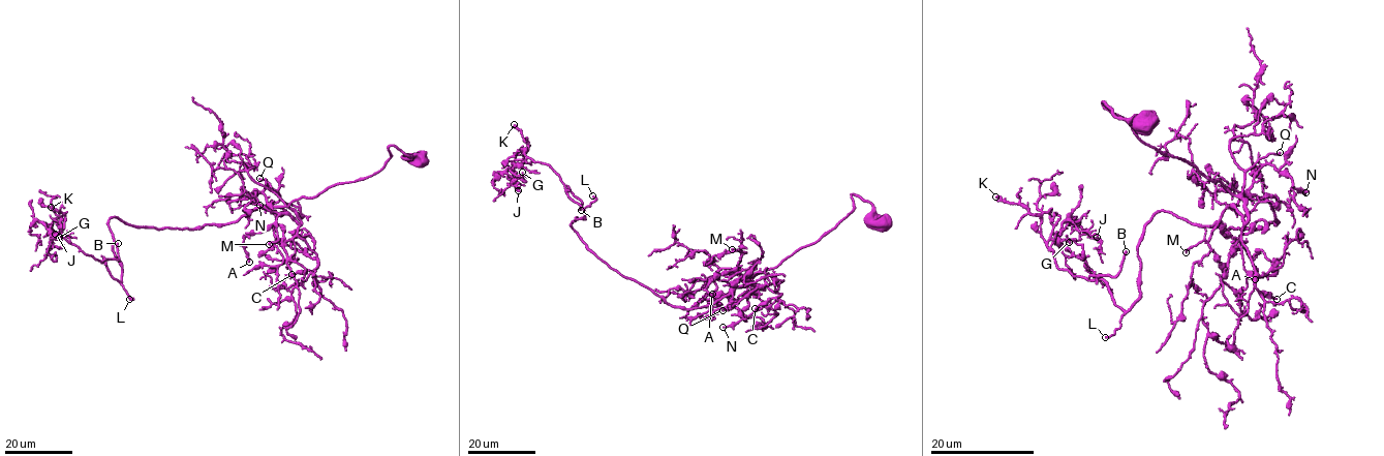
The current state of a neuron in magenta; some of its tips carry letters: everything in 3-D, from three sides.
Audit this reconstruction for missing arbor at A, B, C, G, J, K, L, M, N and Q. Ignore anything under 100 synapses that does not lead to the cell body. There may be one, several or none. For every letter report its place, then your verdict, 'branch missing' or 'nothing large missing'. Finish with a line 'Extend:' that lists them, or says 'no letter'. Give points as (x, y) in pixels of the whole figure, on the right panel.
A: place (1255, 279); nothing large missing
B: place (1126, 251); branch missing
C: place (1277, 299); nothing large missing
G: place (1069, 242); nothing large missing
J: place (1097, 237); nothing large missing
K: place (995, 196); nothing large missing
L: place (1105, 337); branch missing
M: place (1186, 252); nothing large missing
N: place (1305, 192); nothing large missing
Q: place (1280, 152); nothing large missing
Extend: B, L

